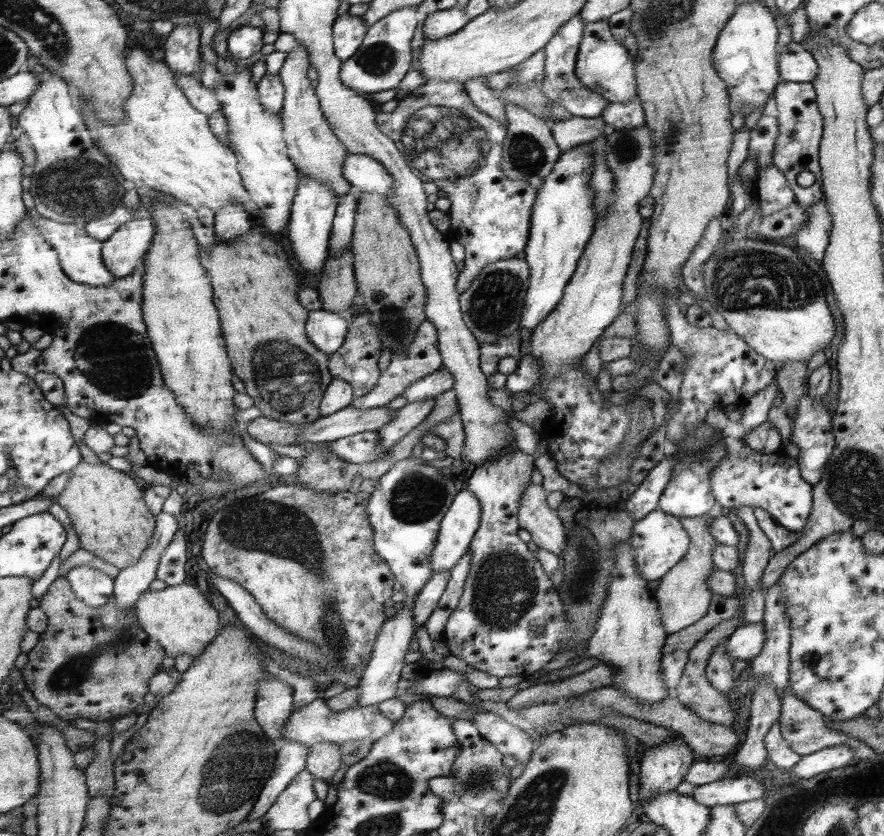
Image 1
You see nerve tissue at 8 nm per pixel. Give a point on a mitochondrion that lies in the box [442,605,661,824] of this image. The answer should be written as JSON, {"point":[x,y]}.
{"point":[482,779]}

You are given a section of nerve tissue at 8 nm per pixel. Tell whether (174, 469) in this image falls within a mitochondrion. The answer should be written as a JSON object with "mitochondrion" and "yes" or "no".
{"mitochondrion":"no"}

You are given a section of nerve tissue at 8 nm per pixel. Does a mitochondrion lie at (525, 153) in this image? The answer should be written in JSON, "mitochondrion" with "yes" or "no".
{"mitochondrion":"yes"}

